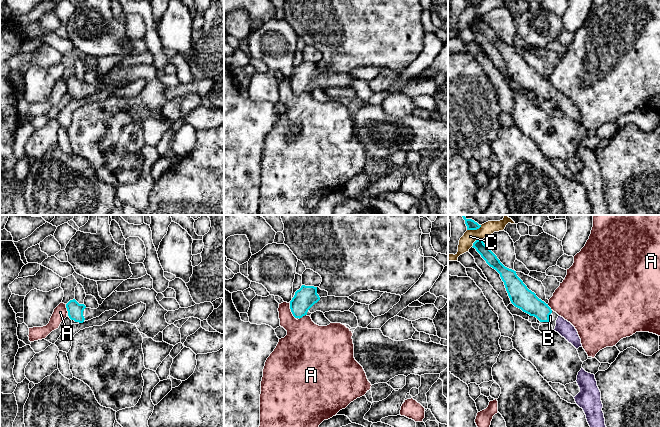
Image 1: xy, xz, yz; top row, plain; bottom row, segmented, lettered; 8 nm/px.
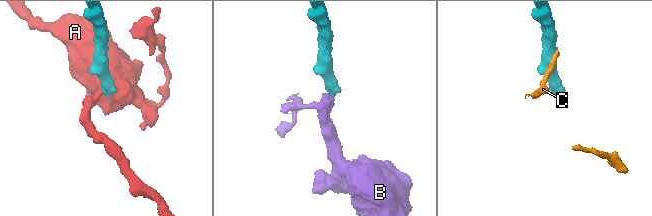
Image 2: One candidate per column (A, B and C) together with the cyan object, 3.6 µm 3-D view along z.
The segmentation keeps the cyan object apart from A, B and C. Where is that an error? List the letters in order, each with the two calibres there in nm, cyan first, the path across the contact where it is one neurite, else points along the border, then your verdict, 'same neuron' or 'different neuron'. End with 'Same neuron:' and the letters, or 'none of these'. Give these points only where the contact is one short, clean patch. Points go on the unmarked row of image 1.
A: calibres 170 and 300 nm; border xz (289, 78), (289, 84), (295, 94); different neuron
B: calibres 170 and 30 nm; way yz (526, 76), (548, 93), (550, 92); same neuron
C: calibres 100 and 110 nm; border yz (482, 14), (478, 14), (471, 22); different neuron
Same neuron: B

